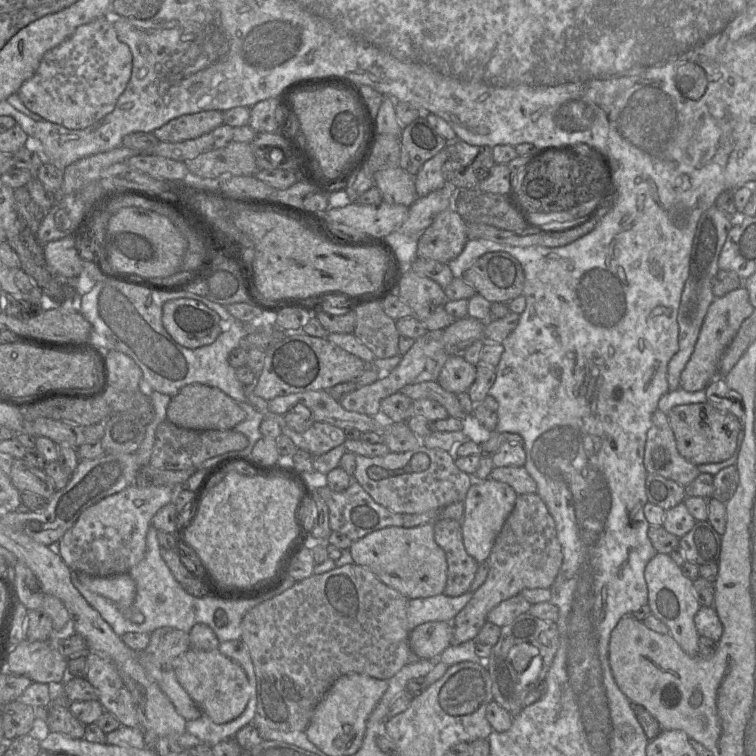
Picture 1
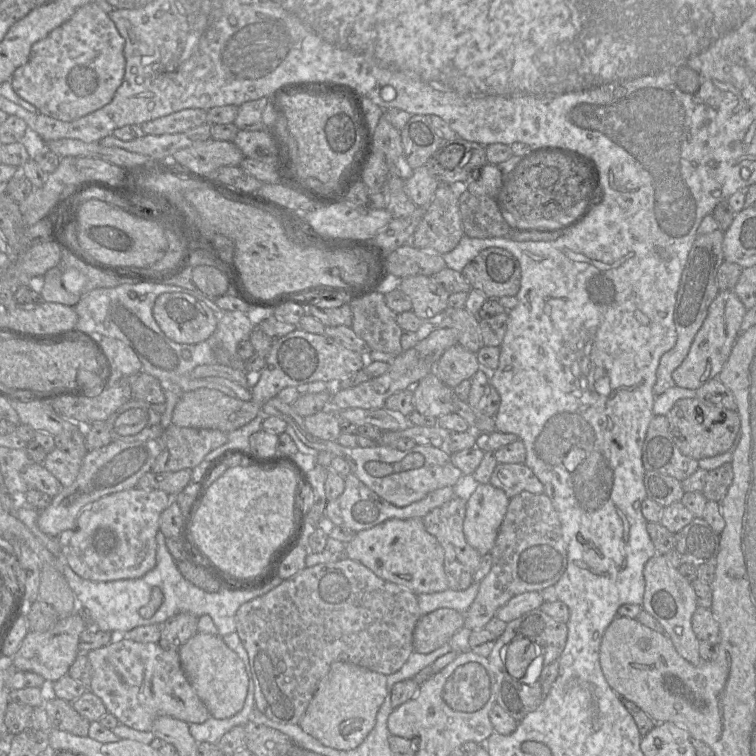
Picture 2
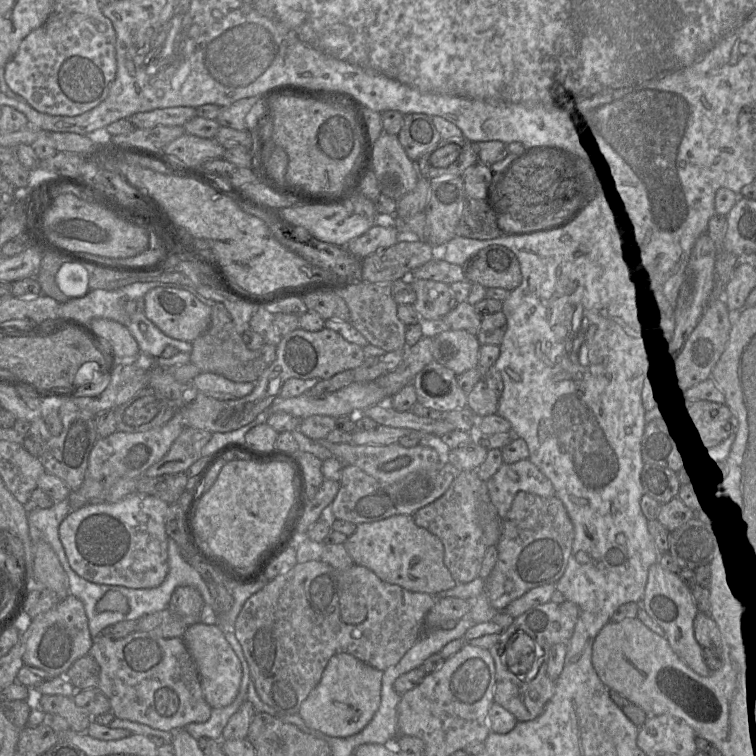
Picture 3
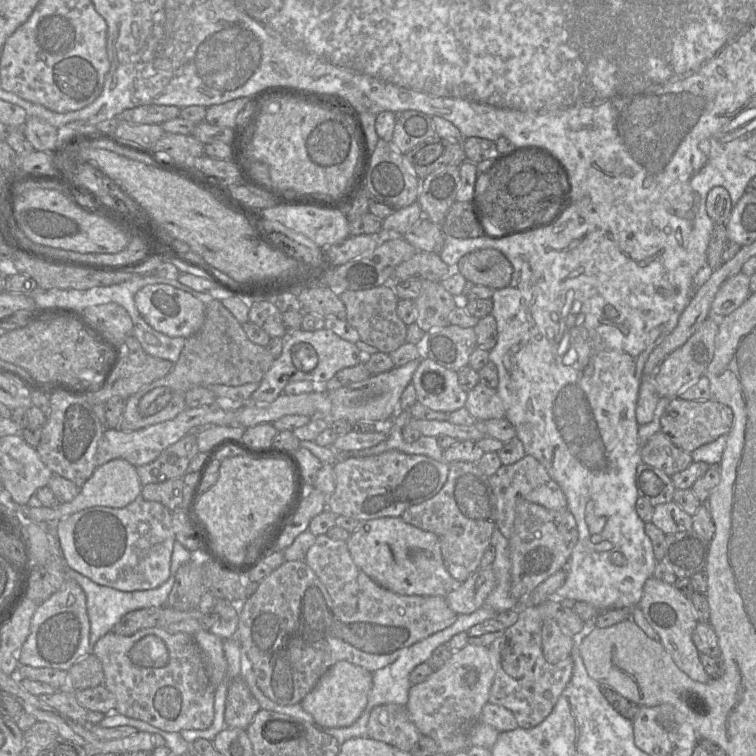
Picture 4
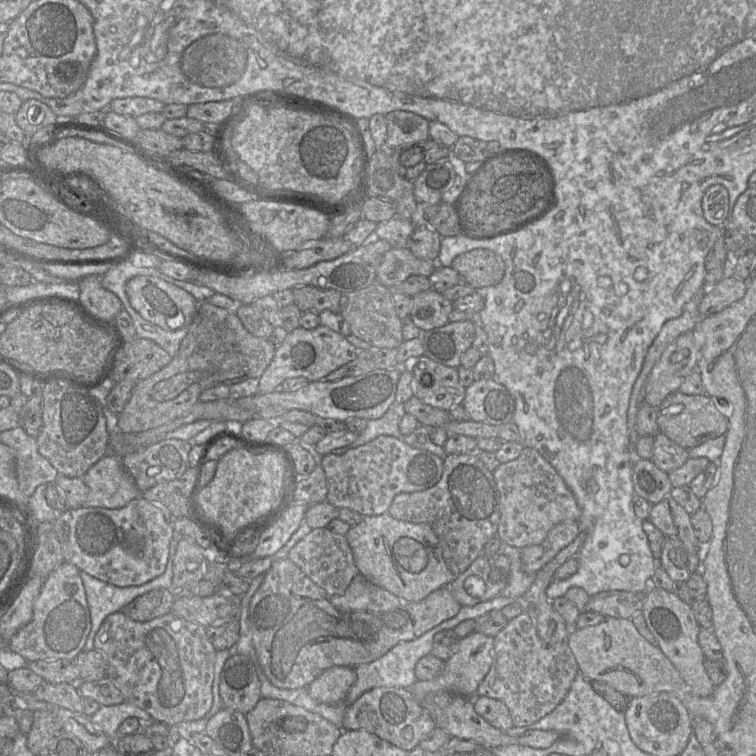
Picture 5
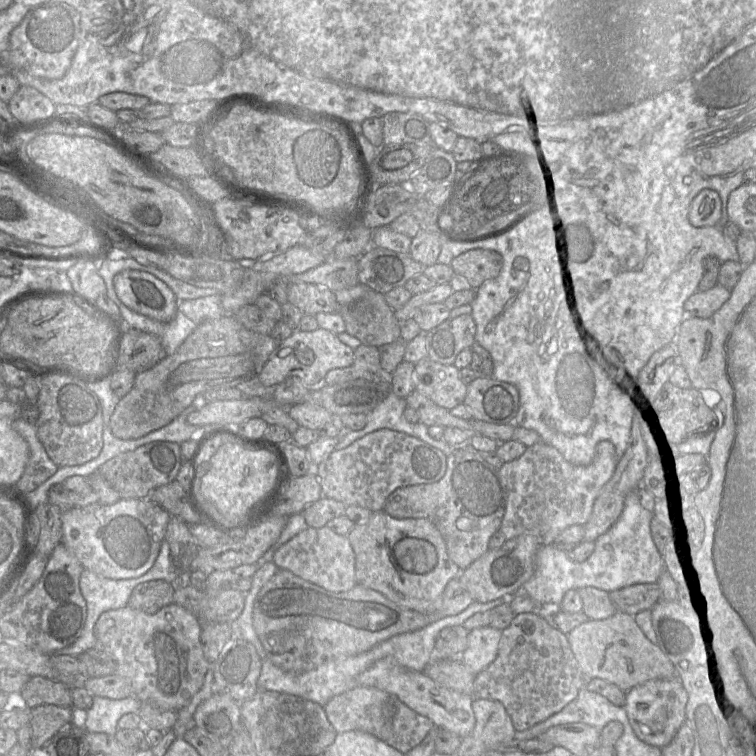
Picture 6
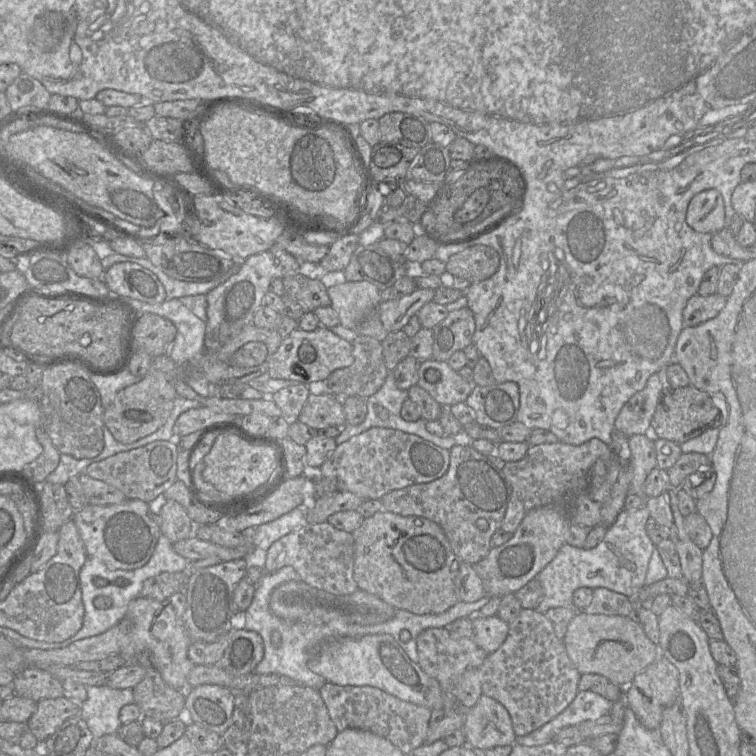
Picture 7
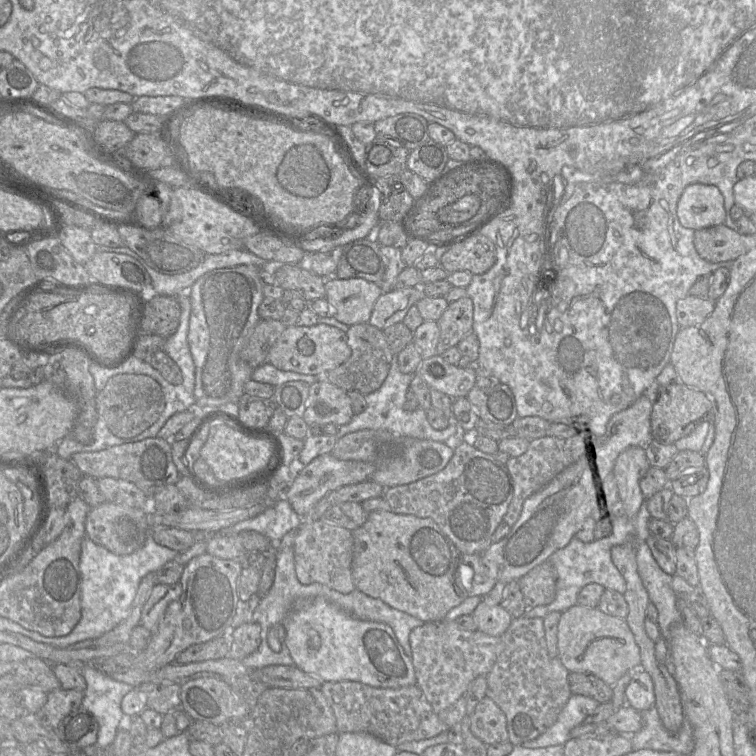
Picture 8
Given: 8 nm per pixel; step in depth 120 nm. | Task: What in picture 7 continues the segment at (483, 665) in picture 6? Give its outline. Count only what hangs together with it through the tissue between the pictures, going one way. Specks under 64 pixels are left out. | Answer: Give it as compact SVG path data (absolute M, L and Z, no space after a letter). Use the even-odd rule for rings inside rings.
M475 614L472 617L475 643L488 655L496 651L505 641L509 624L497 615L483 617Z

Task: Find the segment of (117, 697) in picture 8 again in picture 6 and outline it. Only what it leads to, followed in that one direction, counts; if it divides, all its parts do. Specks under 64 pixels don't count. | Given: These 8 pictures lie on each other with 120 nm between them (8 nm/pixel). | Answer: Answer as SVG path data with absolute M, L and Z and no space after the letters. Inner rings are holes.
M93 696L92 706L84 716L84 729L115 735L120 717L126 713L139 713L140 705L141 702L134 696L123 699Z

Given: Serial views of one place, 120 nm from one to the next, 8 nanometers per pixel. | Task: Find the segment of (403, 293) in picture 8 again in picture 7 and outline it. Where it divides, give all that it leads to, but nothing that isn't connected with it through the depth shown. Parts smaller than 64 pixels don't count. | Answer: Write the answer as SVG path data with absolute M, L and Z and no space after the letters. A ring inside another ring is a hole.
M417 288L401 298L381 301L377 309L385 329L388 332L402 330L412 315L416 314L423 305L433 300L434 290Z

